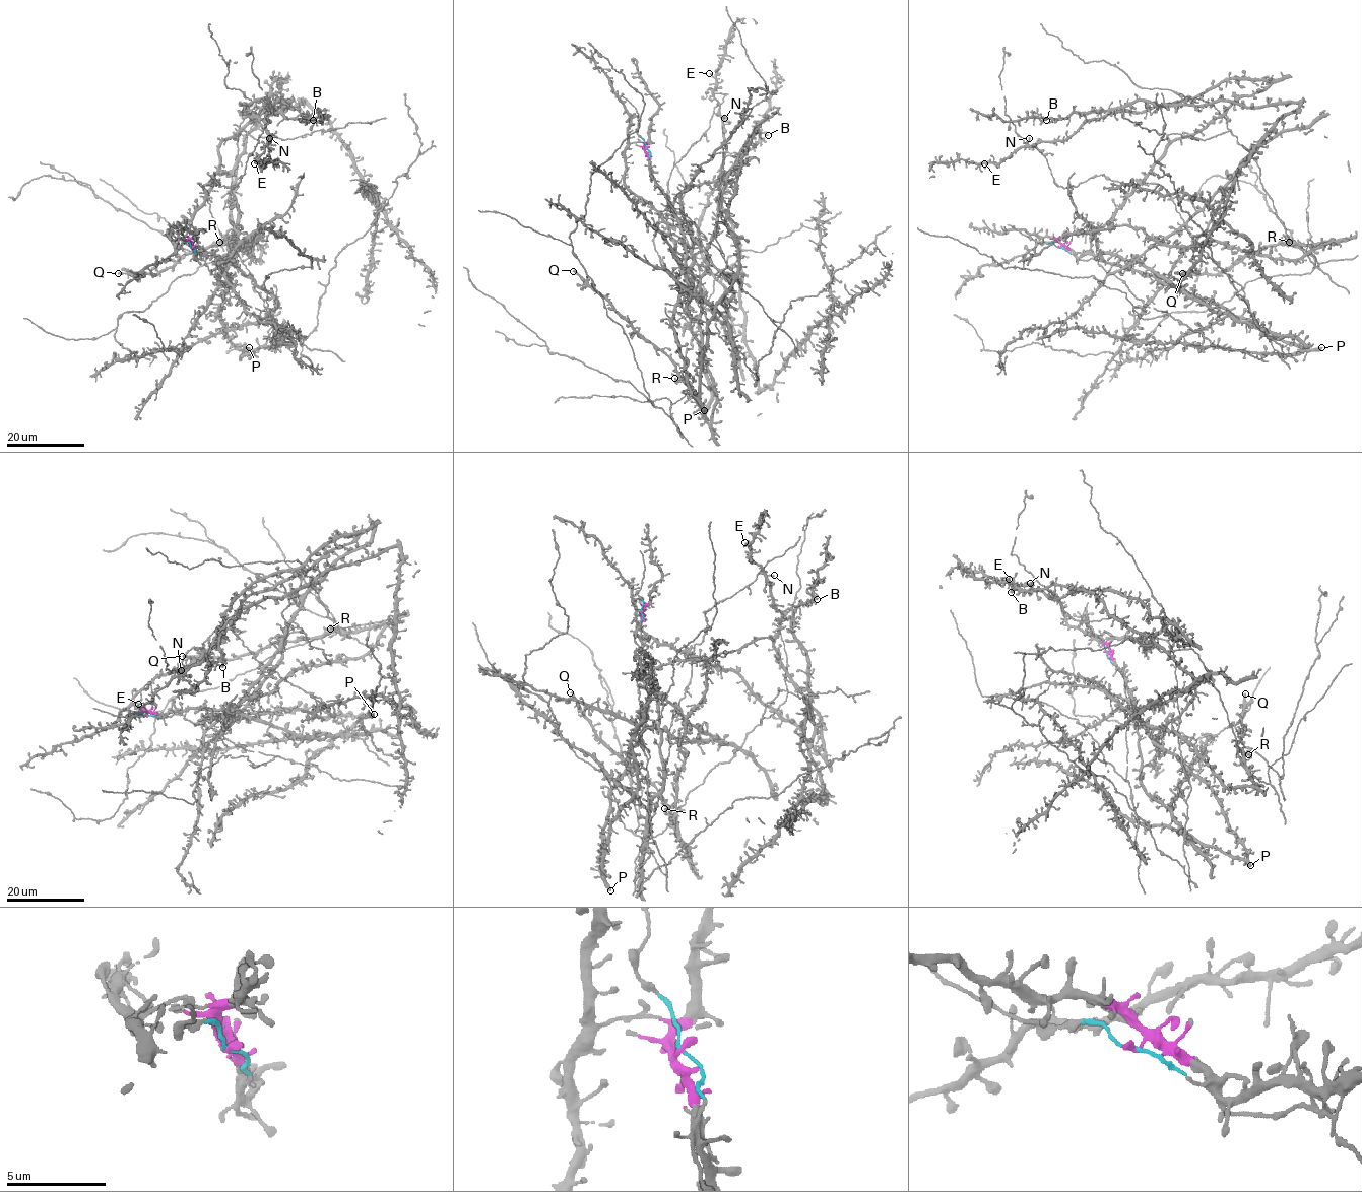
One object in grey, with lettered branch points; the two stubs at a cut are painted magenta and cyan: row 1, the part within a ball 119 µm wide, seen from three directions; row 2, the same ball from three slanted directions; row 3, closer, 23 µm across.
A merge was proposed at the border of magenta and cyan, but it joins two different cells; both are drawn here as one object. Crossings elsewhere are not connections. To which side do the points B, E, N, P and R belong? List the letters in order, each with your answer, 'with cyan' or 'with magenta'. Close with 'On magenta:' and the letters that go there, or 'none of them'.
B: with cyan
E: with cyan
N: with cyan
P: with magenta
R: with magenta
On magenta: P, R

